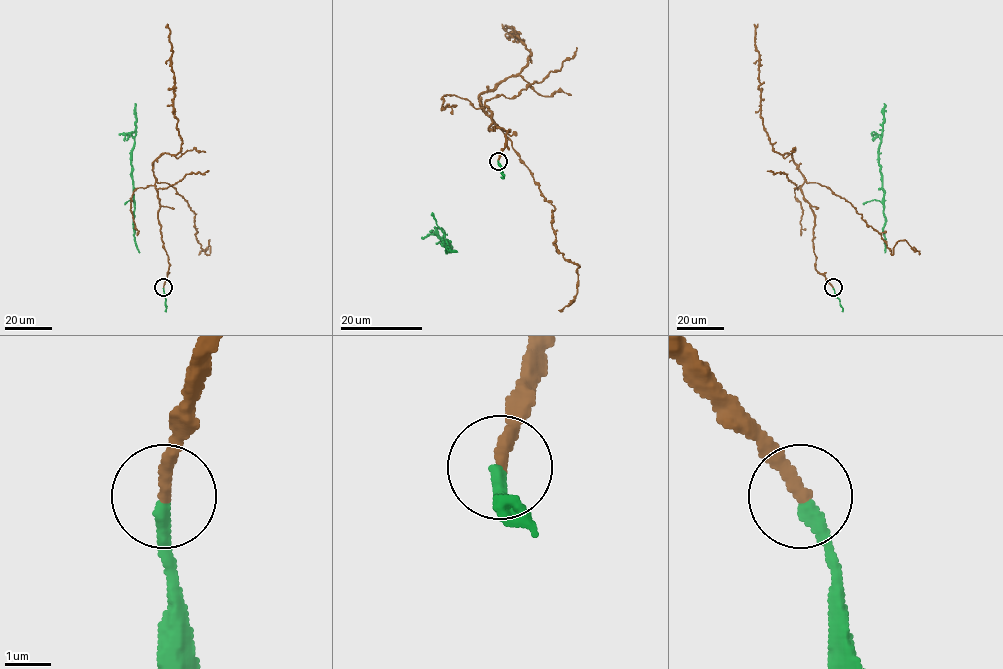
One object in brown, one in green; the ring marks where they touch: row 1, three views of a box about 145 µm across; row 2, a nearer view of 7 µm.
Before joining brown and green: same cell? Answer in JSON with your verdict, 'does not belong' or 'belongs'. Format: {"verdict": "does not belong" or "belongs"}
{"verdict": "belongs"}

